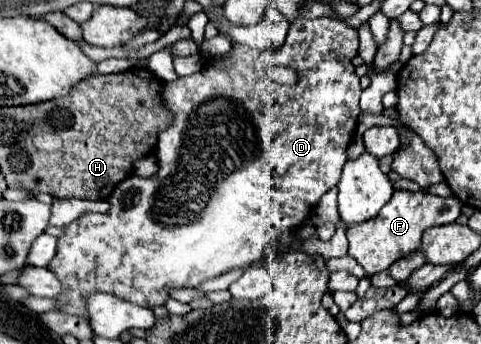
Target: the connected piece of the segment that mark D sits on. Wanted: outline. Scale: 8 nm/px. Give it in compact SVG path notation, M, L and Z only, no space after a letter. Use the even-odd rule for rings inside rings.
M317 17L317 19L295 19L291 23L291 29L287 33L285 43L275 49L275 51L259 51L241 43L233 43L231 51L229 51L229 63L227 65L213 65L213 63L205 63L201 71L189 75L189 77L179 77L175 81L167 81L163 83L163 91L161 91L161 101L163 105L171 111L173 115L173 123L159 133L159 143L155 155L159 161L159 171L151 177L137 177L131 175L129 179L121 181L113 195L109 197L111 203L111 211L105 215L95 215L95 213L85 213L81 217L77 217L65 235L59 237L59 249L57 255L53 257L53 261L49 263L49 269L53 273L59 273L59 277L63 277L63 283L67 285L67 293L63 293L63 297L59 297L57 301L63 305L61 311L71 313L71 315L81 315L87 317L87 313L83 313L83 293L93 293L93 291L103 291L103 293L115 293L117 297L141 297L141 299L127 299L133 301L137 305L143 307L155 307L155 305L163 305L169 299L169 289L171 287L197 287L201 281L211 279L215 275L221 275L229 269L235 267L249 267L251 263L255 263L257 259L263 257L263 251L267 249L267 245L277 245L279 237L287 231L295 233L315 211L319 199L339 183L341 177L341 169L347 161L345 149L355 133L355 125L357 125L357 115L359 115L359 95L361 95L361 85L359 85L359 77L355 73L355 67L351 63L351 59L357 55L359 49L359 37L357 37L357 29L349 27L343 19L333 19L333 17ZM273 65L283 65L289 67L297 73L297 83L295 85L279 85L275 81L271 81L271 77L267 75L267 69Z

